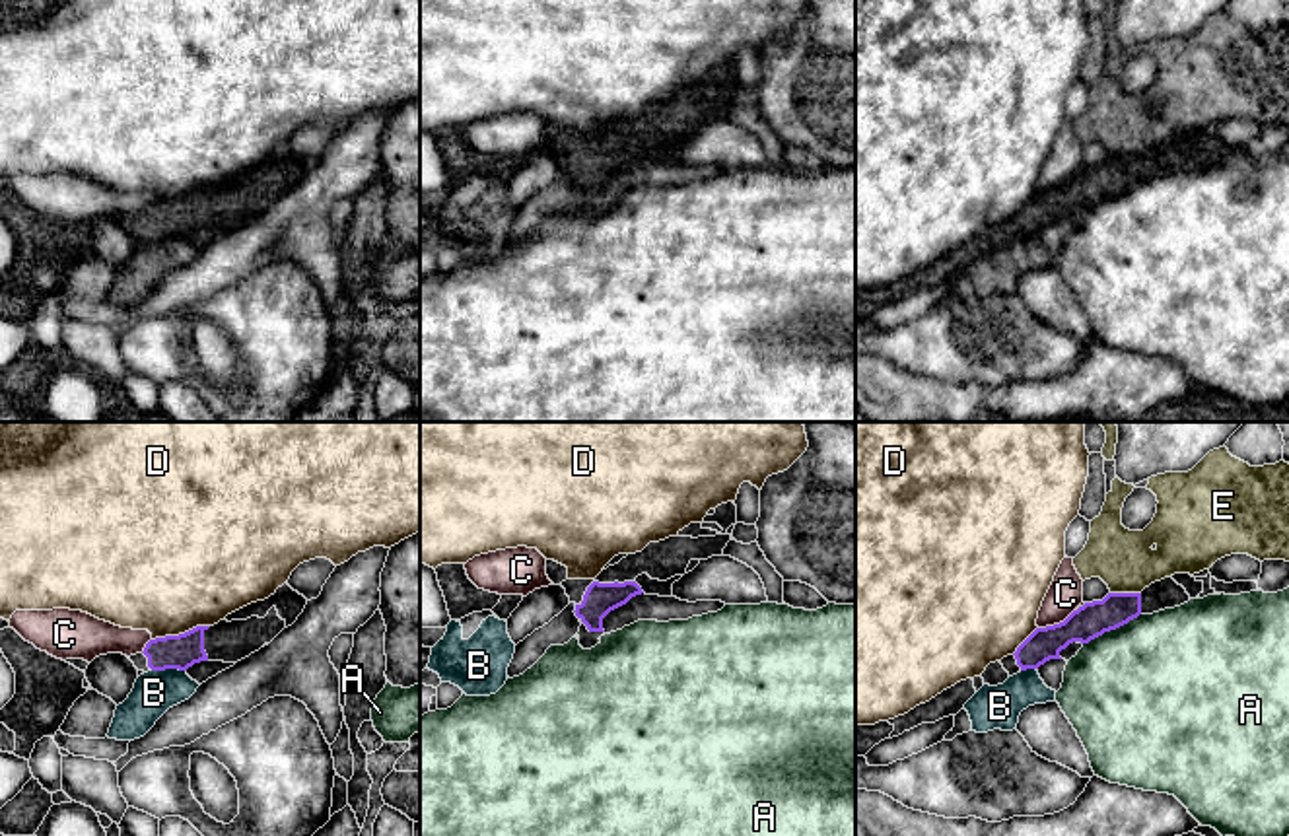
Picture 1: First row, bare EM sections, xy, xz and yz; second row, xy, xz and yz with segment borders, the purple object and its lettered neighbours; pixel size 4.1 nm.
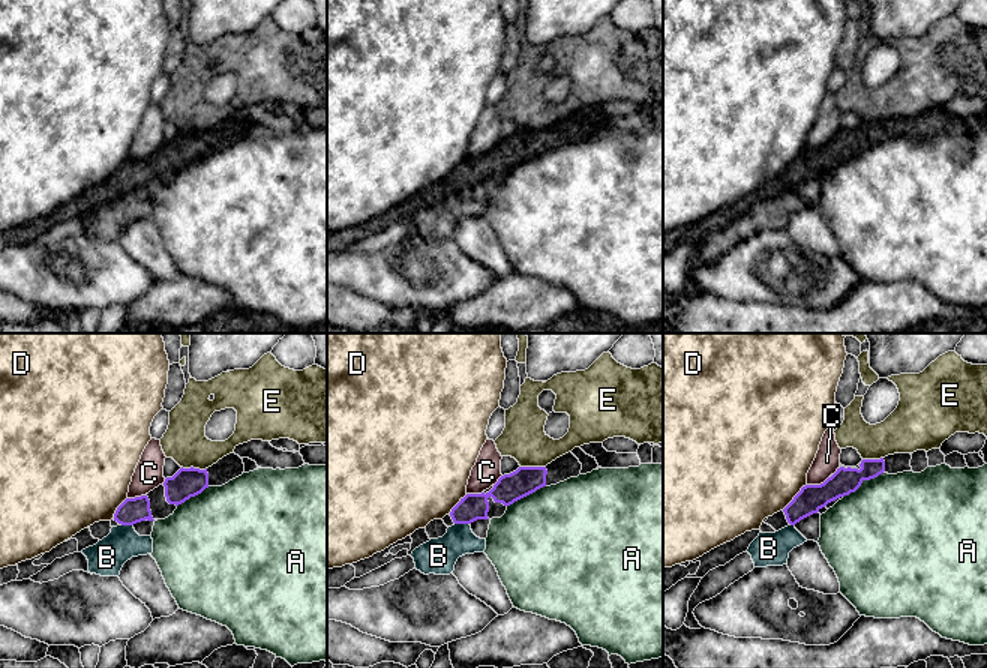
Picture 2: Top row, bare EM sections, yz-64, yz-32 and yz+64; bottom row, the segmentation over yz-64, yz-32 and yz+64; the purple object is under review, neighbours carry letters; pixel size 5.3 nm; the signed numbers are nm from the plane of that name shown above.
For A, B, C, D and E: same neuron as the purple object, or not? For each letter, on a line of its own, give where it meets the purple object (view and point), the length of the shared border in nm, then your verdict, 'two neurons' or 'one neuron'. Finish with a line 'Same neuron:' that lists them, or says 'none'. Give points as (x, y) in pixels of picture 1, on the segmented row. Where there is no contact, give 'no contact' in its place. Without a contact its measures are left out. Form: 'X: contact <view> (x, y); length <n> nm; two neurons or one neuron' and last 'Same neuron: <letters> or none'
A: contact yz (1111, 628); length 280 nm; two neurons
B: contact xy (168, 667); length 150 nm; two neurons
C: contact yz (1056, 625); length 170 nm; two neurons
D: contact xy (179, 634); length 240 nm; two neurons
E: contact yz (1126, 593); length 130 nm; two neurons
Same neuron: none

